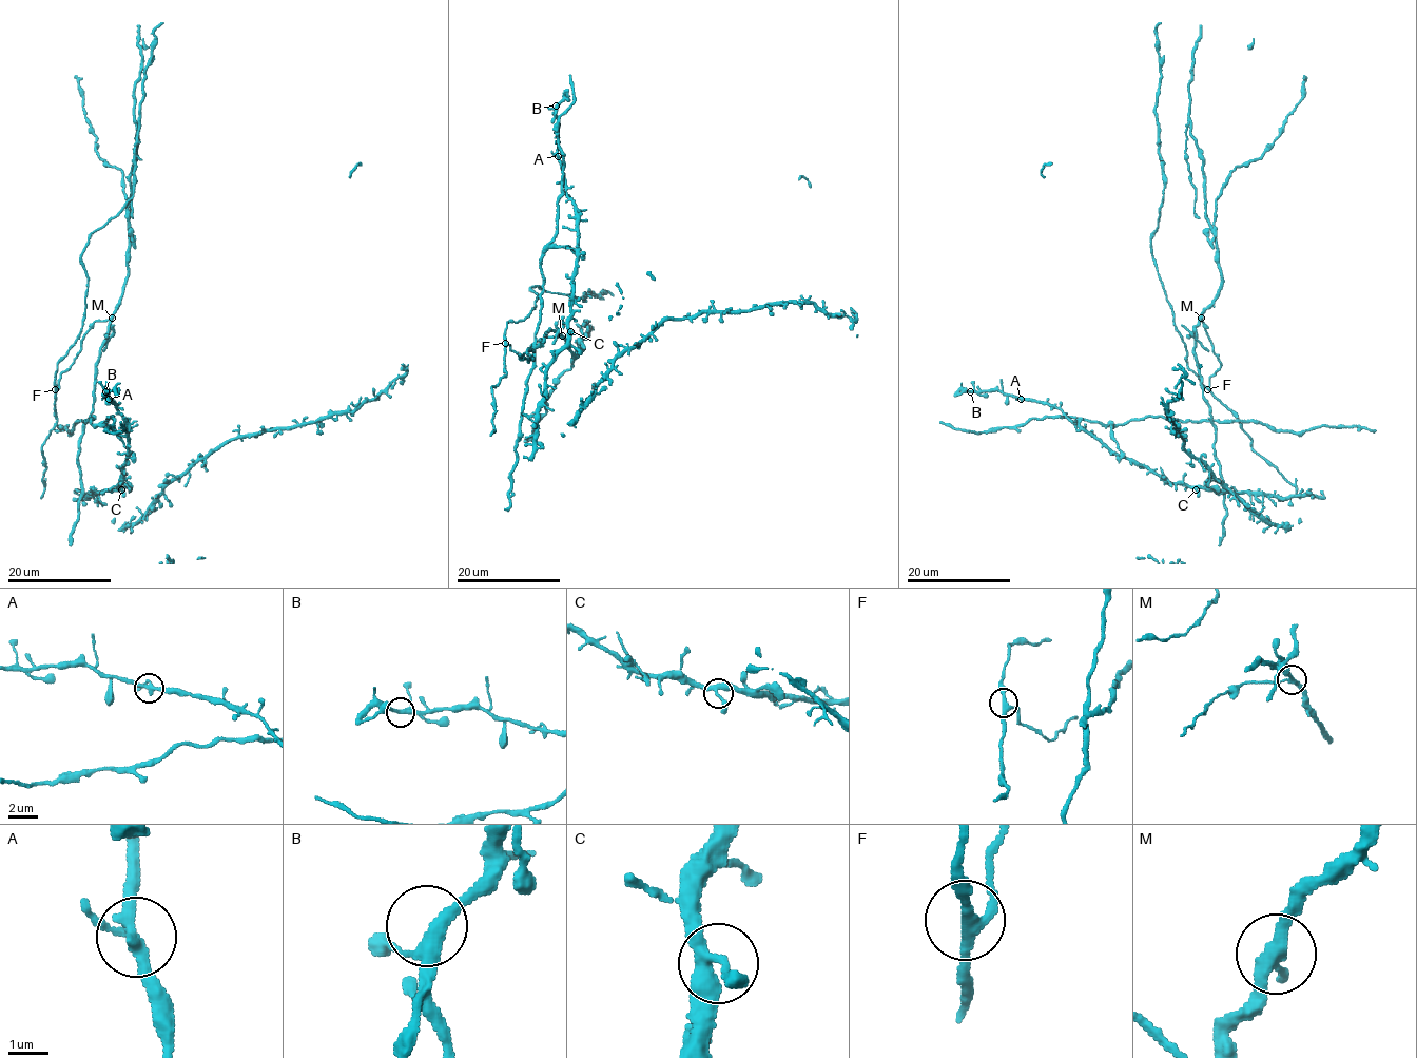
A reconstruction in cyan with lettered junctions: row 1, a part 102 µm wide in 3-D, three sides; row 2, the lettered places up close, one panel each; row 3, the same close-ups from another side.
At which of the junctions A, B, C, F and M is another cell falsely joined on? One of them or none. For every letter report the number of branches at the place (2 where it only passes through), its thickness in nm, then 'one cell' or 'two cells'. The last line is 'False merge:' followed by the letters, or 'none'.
A: 3 | 260 nm | one cell
B: 3 | 280 nm | one cell
C: 3 | 300 nm | one cell
F: 3 | 200 nm | one cell
M: 3 | 260 nm | two cells
False merge: M

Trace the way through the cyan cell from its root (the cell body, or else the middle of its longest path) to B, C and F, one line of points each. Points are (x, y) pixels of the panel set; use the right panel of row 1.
B: (1111, 427), (1111, 439), (1122, 453), (1121, 457), (1055, 407), (998, 390), (970, 391)
C: (1111, 427), (1111, 439), (1122, 453), (1120, 457), (1147, 466), (1171, 483), (1183, 483), (1196, 489)
F: (1111, 427), (1145, 417), (1209, 419), (1195, 354), (1195, 327), (1201, 319), (1221, 363), (1207, 389)

